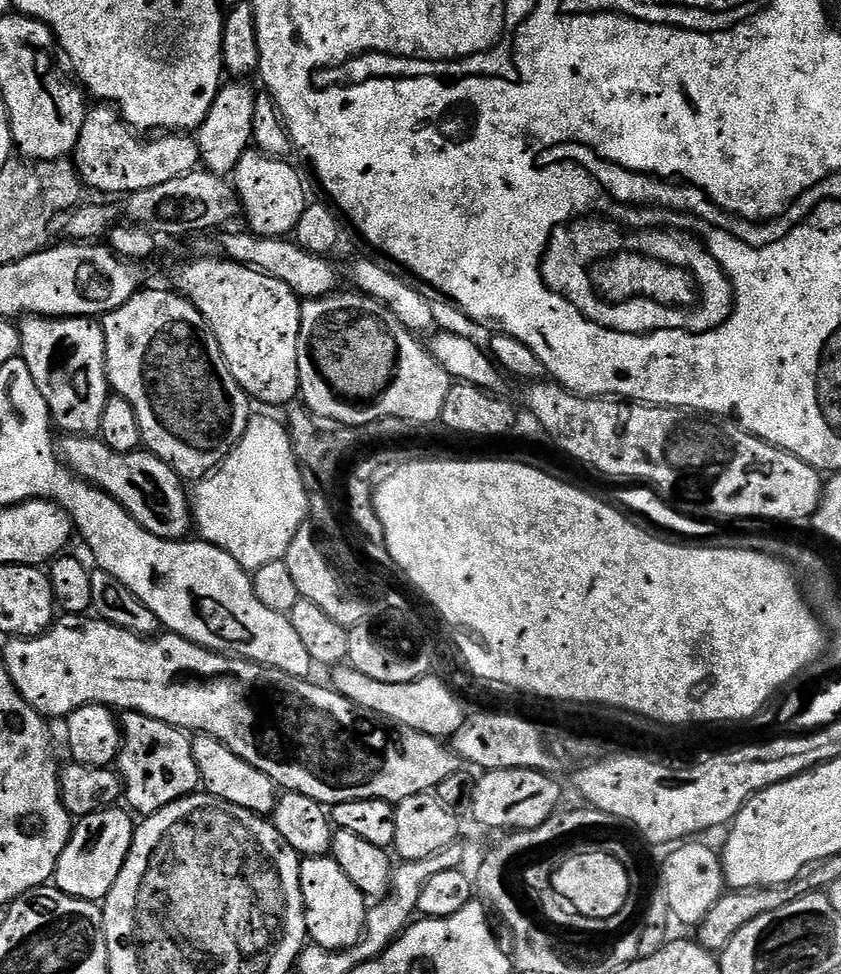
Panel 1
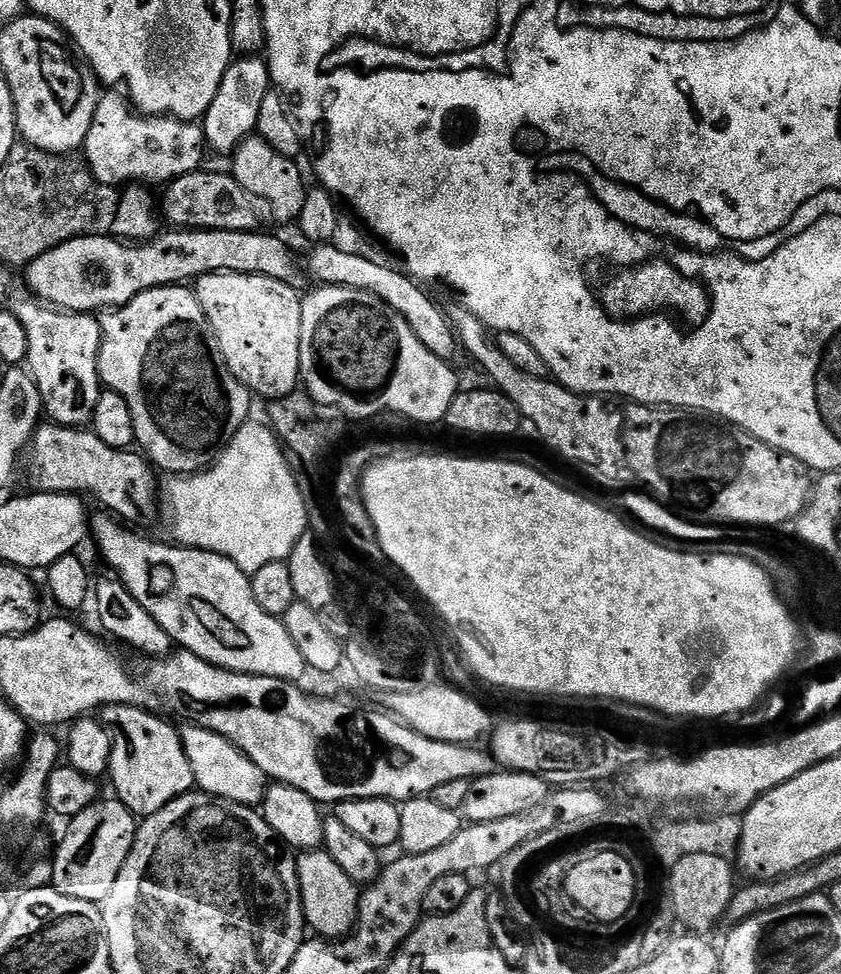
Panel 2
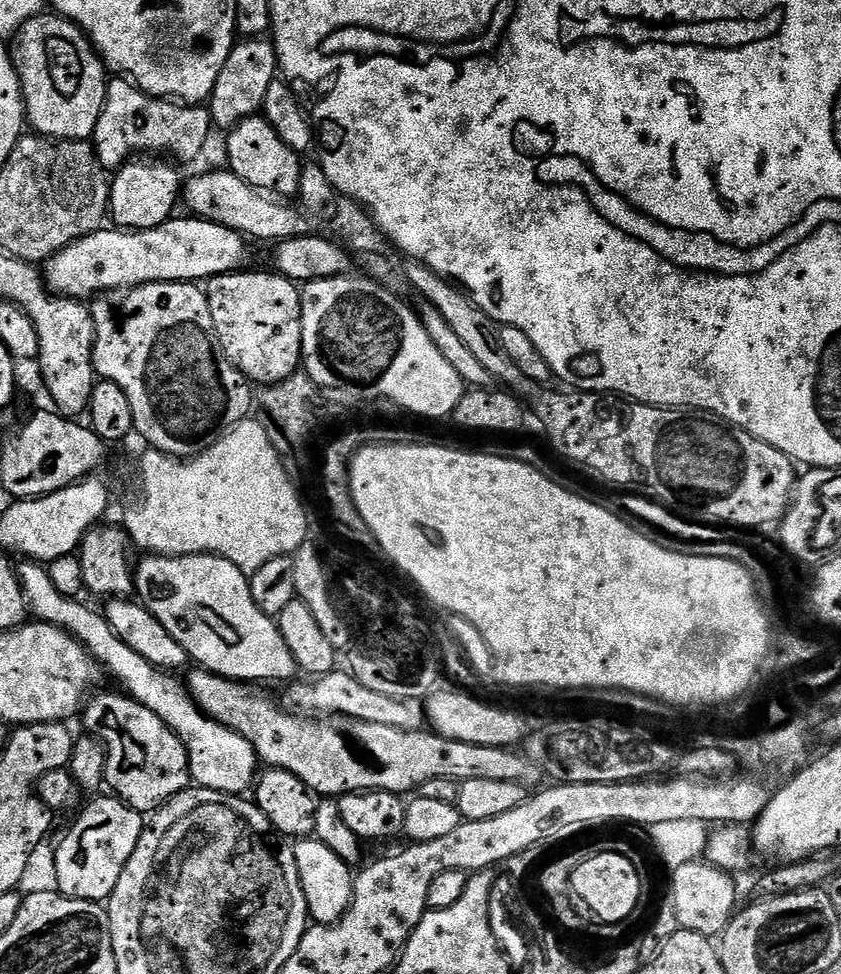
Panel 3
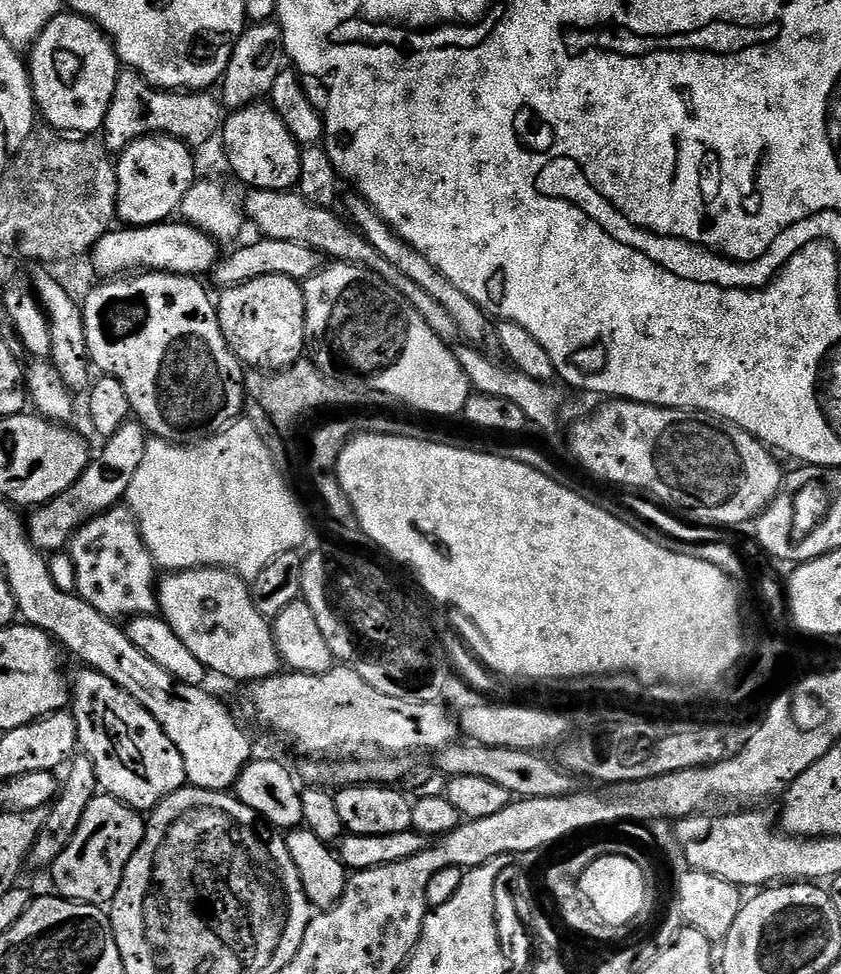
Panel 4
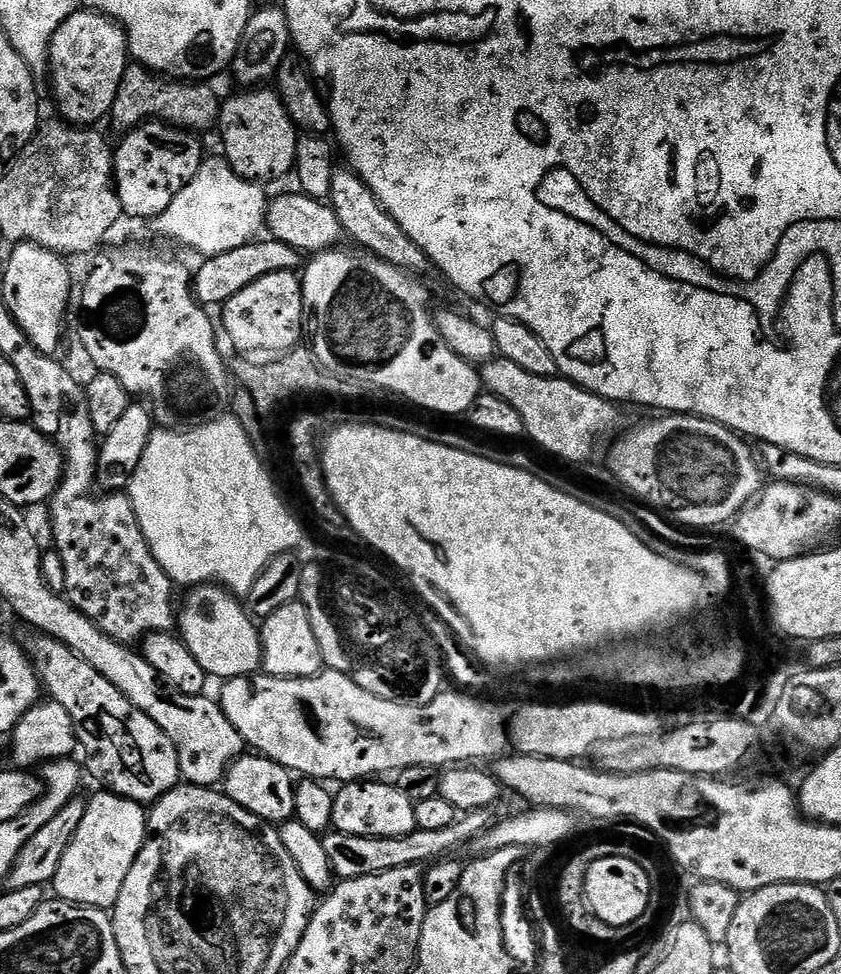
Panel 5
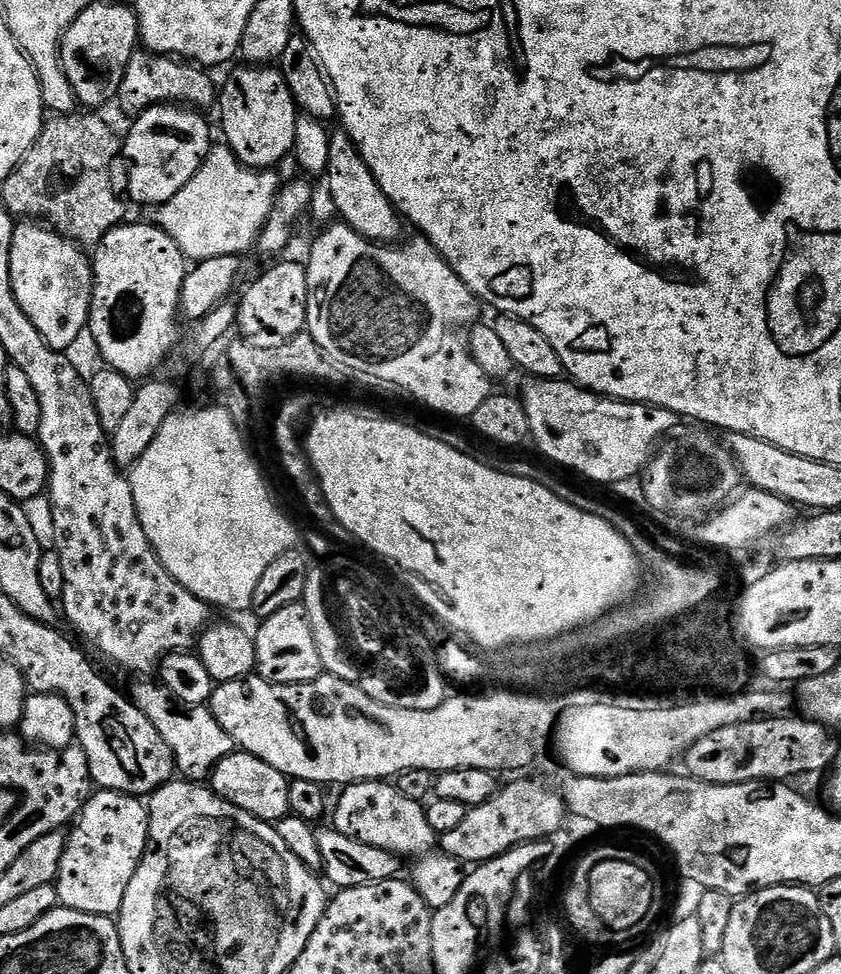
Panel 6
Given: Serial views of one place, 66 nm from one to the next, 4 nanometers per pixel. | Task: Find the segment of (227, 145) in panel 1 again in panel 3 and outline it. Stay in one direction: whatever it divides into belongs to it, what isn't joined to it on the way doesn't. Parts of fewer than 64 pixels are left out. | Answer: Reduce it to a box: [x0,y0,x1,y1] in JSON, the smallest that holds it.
[210,38,279,130]

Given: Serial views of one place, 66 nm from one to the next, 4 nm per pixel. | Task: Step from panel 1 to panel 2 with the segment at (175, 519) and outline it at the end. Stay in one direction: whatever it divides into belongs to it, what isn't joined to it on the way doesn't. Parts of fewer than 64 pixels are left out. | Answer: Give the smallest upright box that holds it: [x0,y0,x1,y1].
[26,422,162,522]

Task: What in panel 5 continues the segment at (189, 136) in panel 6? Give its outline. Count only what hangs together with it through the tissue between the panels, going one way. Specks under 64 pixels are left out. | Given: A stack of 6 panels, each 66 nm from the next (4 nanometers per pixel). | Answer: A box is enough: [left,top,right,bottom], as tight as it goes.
[114,120,206,222]

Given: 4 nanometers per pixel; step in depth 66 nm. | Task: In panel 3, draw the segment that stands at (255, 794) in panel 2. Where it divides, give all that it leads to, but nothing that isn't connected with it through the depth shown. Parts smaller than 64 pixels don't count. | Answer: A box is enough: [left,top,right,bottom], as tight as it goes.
[18,562,257,798]

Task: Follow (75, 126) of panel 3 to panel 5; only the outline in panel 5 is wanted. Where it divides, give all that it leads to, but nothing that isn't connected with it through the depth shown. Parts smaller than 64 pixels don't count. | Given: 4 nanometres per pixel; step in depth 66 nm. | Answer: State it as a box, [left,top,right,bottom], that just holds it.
[48,10,130,126]

